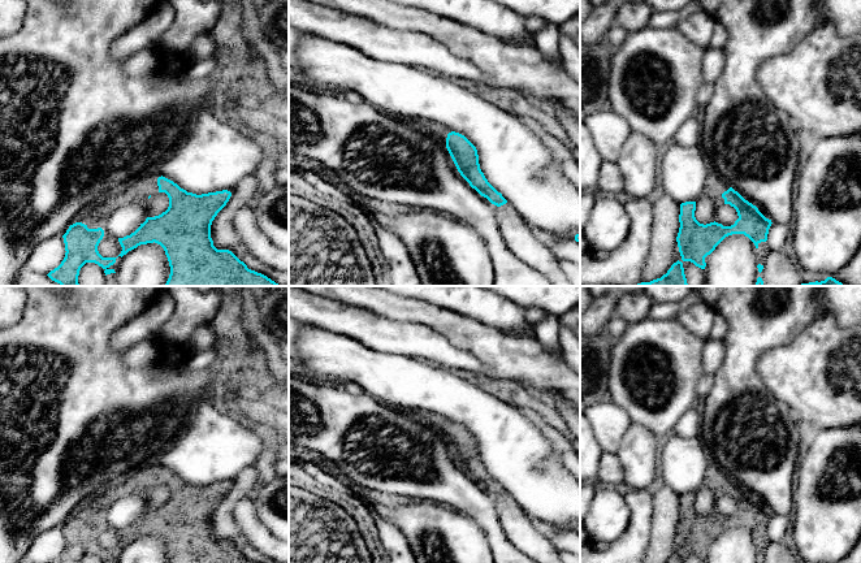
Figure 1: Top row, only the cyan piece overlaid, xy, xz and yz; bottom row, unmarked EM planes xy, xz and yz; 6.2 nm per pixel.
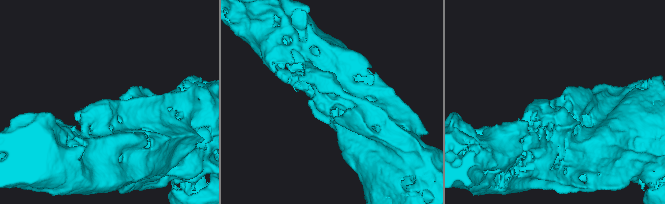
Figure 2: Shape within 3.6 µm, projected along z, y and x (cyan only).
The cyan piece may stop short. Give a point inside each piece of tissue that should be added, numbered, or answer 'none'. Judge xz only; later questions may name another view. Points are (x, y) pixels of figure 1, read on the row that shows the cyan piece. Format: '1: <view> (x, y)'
1: xz (429, 128)

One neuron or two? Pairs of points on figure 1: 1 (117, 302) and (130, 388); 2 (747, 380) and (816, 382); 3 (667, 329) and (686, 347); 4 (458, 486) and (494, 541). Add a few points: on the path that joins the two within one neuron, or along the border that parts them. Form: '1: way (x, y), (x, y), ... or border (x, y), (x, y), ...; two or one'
1: way (102, 323), (102, 359), (109, 367); one
2: border (766, 350), (757, 362), (757, 373), (783, 401); two
3: way (671, 333), (682, 343); one
4: way (471, 499), (487, 515), (492, 528); one

